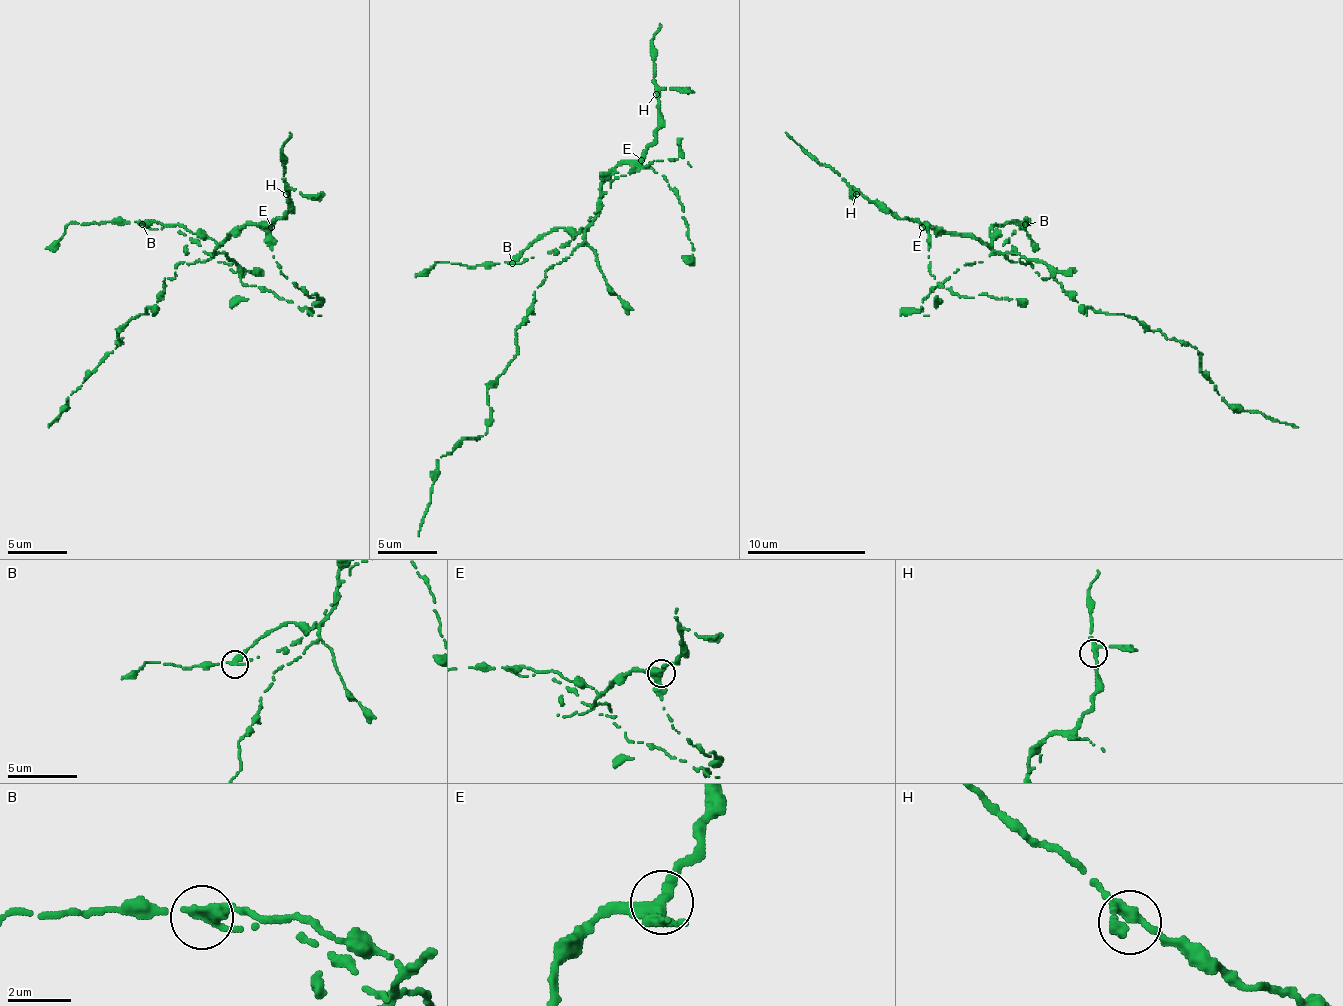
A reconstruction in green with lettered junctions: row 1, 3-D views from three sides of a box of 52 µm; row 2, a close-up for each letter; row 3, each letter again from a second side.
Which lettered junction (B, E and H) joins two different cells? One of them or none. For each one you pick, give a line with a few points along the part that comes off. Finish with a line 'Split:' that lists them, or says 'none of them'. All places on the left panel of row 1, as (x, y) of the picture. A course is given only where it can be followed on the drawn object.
B: foreign part runs (143, 224), (193, 239), (211, 256), (229, 265), (250, 286), (268, 289), (286, 301), (307, 307), (313, 316)
Split: B

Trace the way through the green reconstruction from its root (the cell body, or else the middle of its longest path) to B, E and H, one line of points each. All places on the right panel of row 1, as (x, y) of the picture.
B: (1041, 277), (1029, 262), (1011, 262), (993, 248), (990, 233), (993, 227), (1002, 227), (1011, 221), (1026, 224)
E: (1041, 277), (1029, 262), (1011, 262), (1002, 253), (990, 250), (978, 239), (937, 233), (928, 224), (922, 227)
H: (1041, 277), (1029, 262), (1011, 262), (978, 239), (937, 233), (928, 224), (895, 218), (856, 194)

